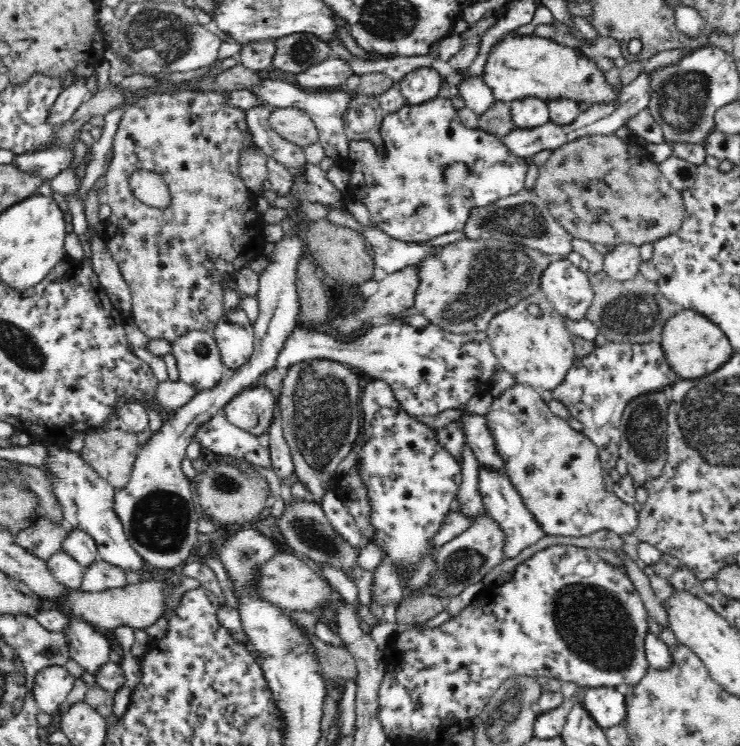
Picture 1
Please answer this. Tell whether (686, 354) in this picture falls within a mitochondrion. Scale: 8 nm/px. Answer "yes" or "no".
no

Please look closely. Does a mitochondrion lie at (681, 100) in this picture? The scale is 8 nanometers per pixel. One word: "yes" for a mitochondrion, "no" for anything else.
yes

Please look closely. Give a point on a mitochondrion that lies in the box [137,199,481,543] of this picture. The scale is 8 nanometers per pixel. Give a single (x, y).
(323, 408)

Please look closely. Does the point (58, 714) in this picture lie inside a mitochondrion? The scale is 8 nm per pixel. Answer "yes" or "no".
no

